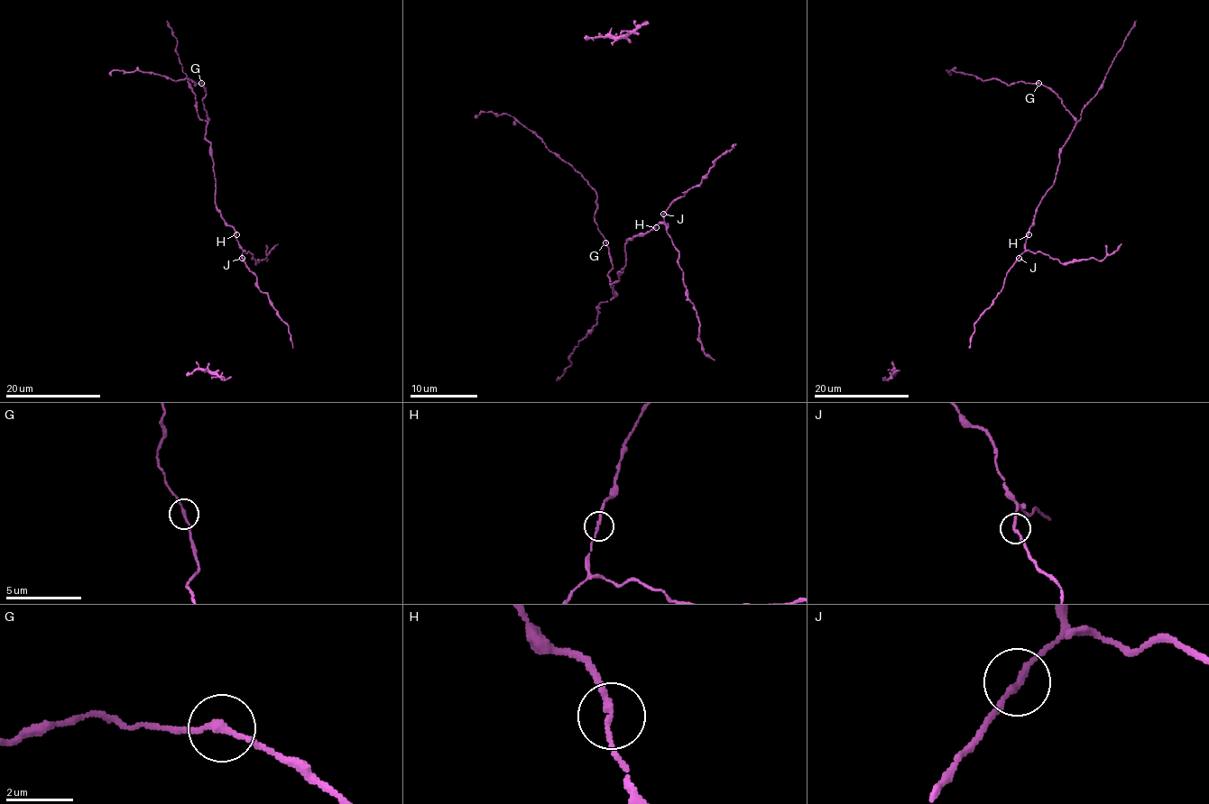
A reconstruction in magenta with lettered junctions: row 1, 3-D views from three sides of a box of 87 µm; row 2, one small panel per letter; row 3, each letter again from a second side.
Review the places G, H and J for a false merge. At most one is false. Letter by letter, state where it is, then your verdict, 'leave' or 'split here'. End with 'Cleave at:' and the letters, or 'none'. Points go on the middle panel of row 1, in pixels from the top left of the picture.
G: (605, 242) | leave
H: (656, 227) | leave
J: (663, 214) | leave
Cleave at: none

